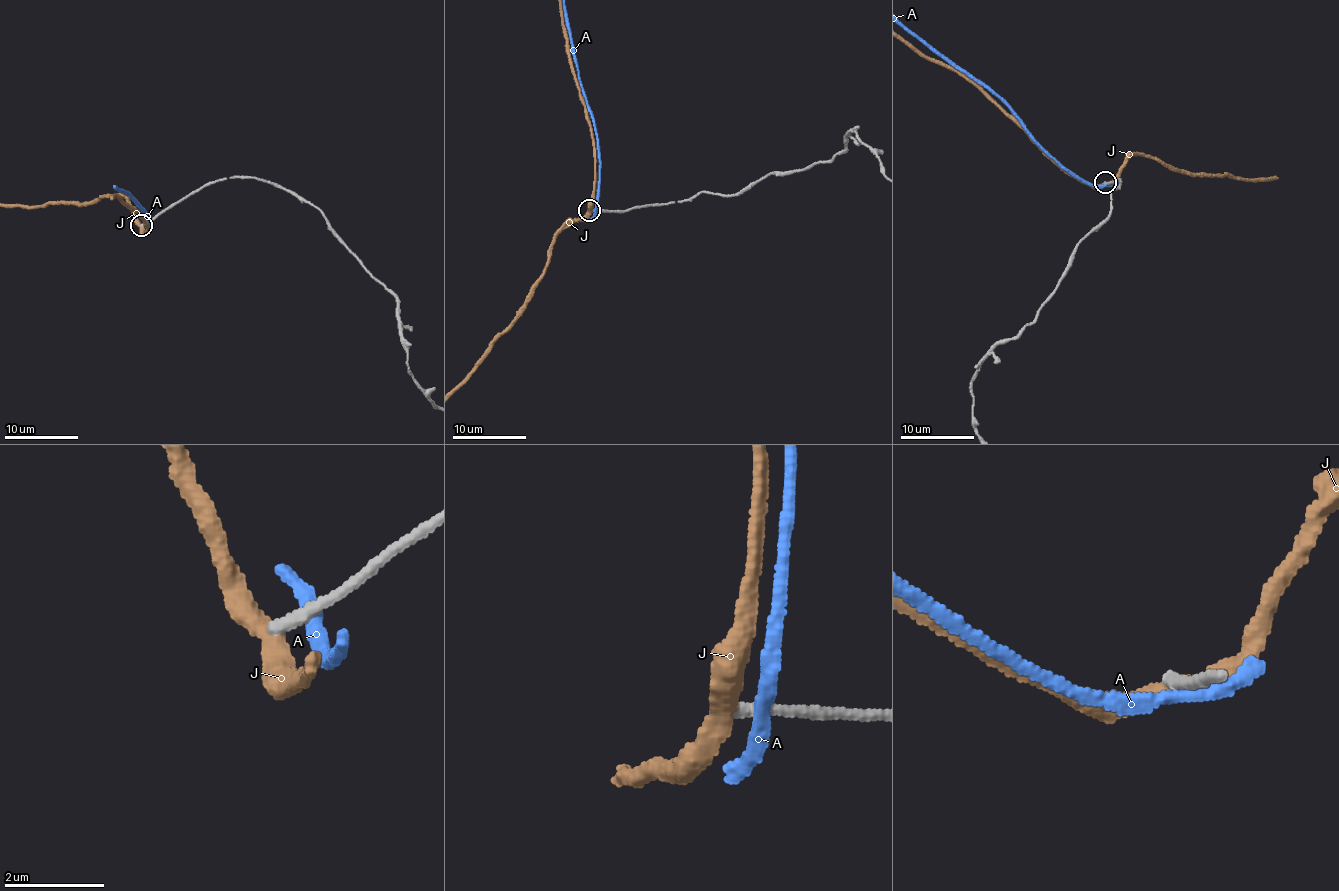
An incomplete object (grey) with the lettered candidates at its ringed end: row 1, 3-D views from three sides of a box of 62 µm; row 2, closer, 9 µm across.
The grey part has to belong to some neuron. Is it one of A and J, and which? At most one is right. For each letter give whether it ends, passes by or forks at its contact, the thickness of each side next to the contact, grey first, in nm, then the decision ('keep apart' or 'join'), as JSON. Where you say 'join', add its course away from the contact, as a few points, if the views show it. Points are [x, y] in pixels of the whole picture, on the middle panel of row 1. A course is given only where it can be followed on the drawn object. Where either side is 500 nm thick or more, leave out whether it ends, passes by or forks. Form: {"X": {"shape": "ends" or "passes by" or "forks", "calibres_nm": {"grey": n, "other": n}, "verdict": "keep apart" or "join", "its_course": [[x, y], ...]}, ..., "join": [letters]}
{"A": {"shape": "passes by", "calibres_nm": {"grey": 320, "other": 280}, "verdict": "keep apart"}, "J": {"shape": "passes by", "calibres_nm": {"grey": 280, "other": 360}, "verdict": "keep apart"}, "join": []}

